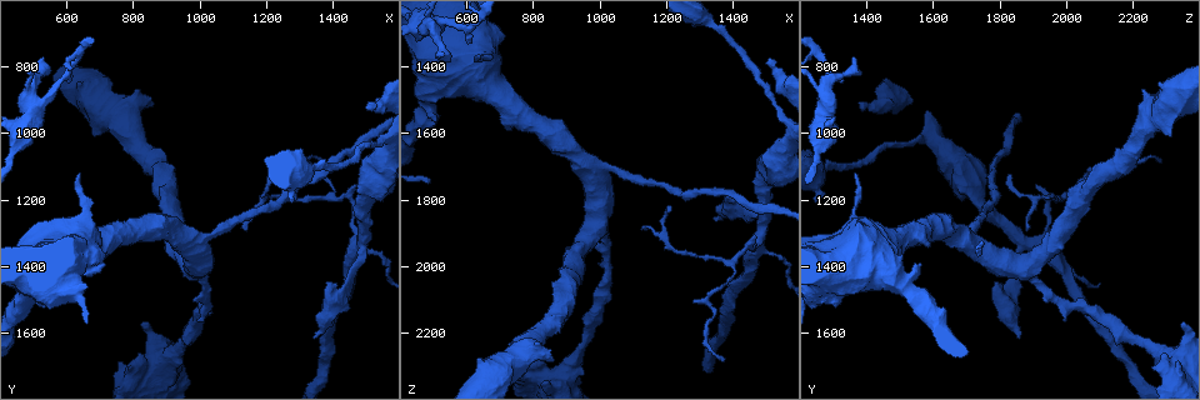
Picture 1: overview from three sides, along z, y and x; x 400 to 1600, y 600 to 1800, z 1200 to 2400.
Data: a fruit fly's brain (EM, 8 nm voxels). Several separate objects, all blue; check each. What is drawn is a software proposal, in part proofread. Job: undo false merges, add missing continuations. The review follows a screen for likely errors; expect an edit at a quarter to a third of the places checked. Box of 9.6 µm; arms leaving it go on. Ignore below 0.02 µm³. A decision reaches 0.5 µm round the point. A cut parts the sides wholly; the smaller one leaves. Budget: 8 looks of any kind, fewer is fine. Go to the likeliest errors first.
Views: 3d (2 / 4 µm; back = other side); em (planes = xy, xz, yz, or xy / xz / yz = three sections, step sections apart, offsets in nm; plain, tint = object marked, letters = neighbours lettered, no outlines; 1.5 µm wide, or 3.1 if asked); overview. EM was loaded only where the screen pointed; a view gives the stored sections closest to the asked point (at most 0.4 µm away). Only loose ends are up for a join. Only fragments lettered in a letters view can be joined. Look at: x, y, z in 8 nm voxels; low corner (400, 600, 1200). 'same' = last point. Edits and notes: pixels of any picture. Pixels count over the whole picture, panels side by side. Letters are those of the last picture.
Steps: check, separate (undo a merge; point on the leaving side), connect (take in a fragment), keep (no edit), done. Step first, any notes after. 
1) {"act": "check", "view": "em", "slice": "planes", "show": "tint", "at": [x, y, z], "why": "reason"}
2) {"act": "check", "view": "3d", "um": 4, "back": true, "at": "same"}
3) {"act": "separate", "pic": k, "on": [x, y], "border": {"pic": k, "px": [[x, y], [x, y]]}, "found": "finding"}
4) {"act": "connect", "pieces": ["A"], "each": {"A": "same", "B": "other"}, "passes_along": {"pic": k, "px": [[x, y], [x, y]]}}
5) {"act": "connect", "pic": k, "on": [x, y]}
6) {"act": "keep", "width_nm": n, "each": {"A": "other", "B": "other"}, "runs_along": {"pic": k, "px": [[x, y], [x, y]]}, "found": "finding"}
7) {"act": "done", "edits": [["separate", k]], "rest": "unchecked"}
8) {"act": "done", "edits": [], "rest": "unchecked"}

{"act": "check", "view": "em", "slice": "xz", "step": 8, "show": "tint", "at": [1510, 910, 1380], "why": "branch stops here"}

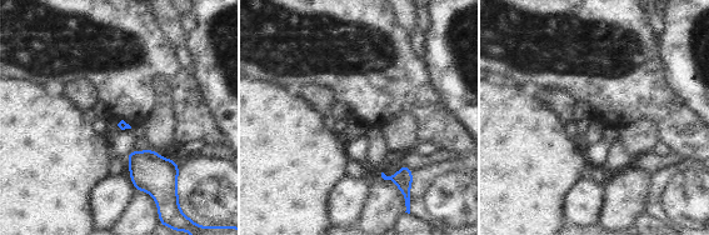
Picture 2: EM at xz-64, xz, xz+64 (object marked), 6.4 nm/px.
{"act": "check", "view": "em", "slice": "planes", "show": "letters", "at": "same", "why": "cut it another way"}

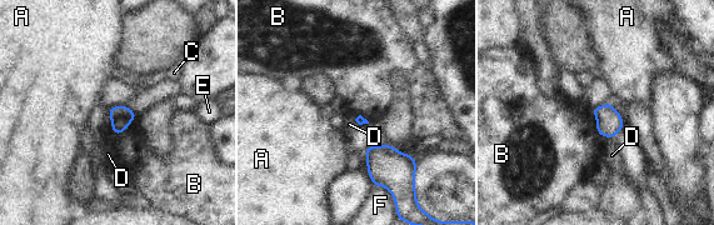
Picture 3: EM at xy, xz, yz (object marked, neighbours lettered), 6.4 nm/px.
{"act": "keep", "each": {"A": "other", "B": "other", "C": "other", "D": "other", "E": "other", "F": "other"}, "border": {"pic": 3, "px": [[136, 115], [119, 135]]}, "found": "no lettered fragment goes on from it"}

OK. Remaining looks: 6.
{"act": "check", "view": "em", "slice": "planes", "show": "plain", "at": [540, 780, 1360], "why": "an open end"}

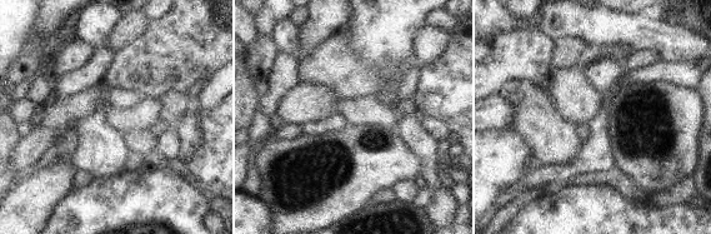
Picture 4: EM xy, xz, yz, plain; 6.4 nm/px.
{"act": "check", "view": "em", "slice": "planes", "show": "letters", "at": "same"}

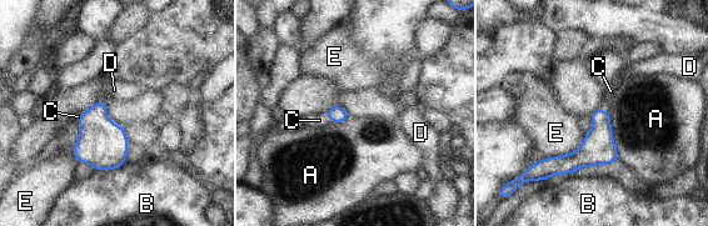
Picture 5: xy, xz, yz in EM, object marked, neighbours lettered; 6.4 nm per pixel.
{"act": "connect", "pieces": ["C"], "each": {"A": "other", "B": "other", "C": "same", "D": "other", "E": "other"}, "passes_along": {"pic": 5, "px": [[337, 114], [330, 119], [319, 120]]}, "found": "the neuron continues"}

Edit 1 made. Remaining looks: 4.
{"act": "check", "view": "em", "slice": "planes", "show": "tint", "at": [1410, 1200, 1980], "why": "abrupt turn"}

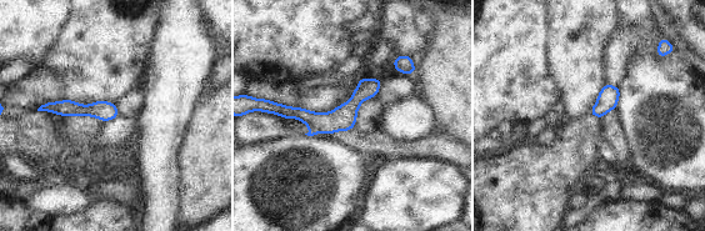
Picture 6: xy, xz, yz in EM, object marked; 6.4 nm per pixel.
{"act": "check", "view": "em", "slice": "planes", "show": "letters", "at": "same", "why": "what lies round it"}

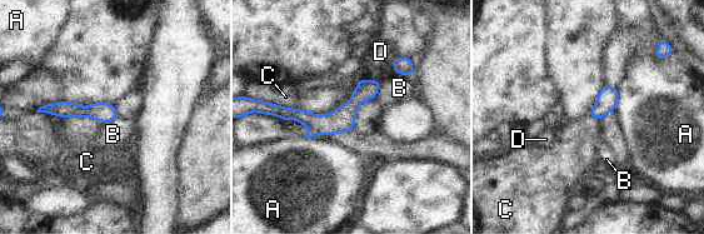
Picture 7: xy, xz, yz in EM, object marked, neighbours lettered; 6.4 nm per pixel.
{"act": "keep", "each": {"A": "other", "B": "other", "C": "other", "D": "other"}, "runs_along": {"pic": 7, "px": [[377, 83], [336, 120], [276, 109]]}, "found": "one neuron here"}

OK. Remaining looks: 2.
{"act": "done", "edits": [["connect", 5]], "rest": "unchecked"}

